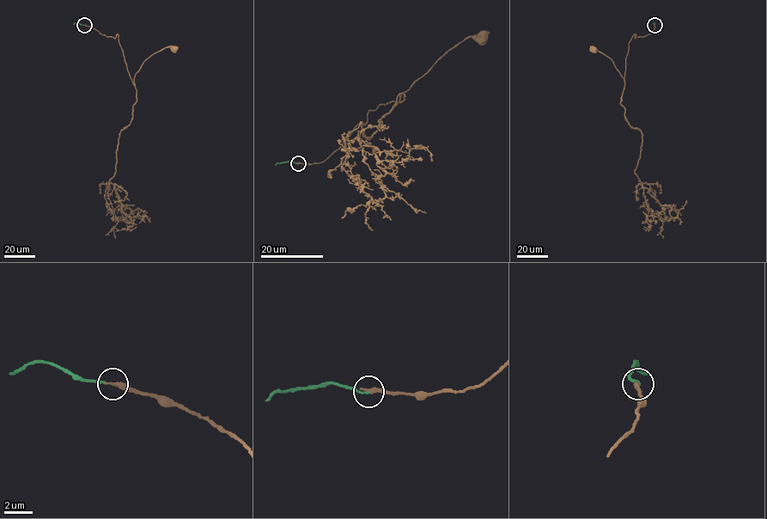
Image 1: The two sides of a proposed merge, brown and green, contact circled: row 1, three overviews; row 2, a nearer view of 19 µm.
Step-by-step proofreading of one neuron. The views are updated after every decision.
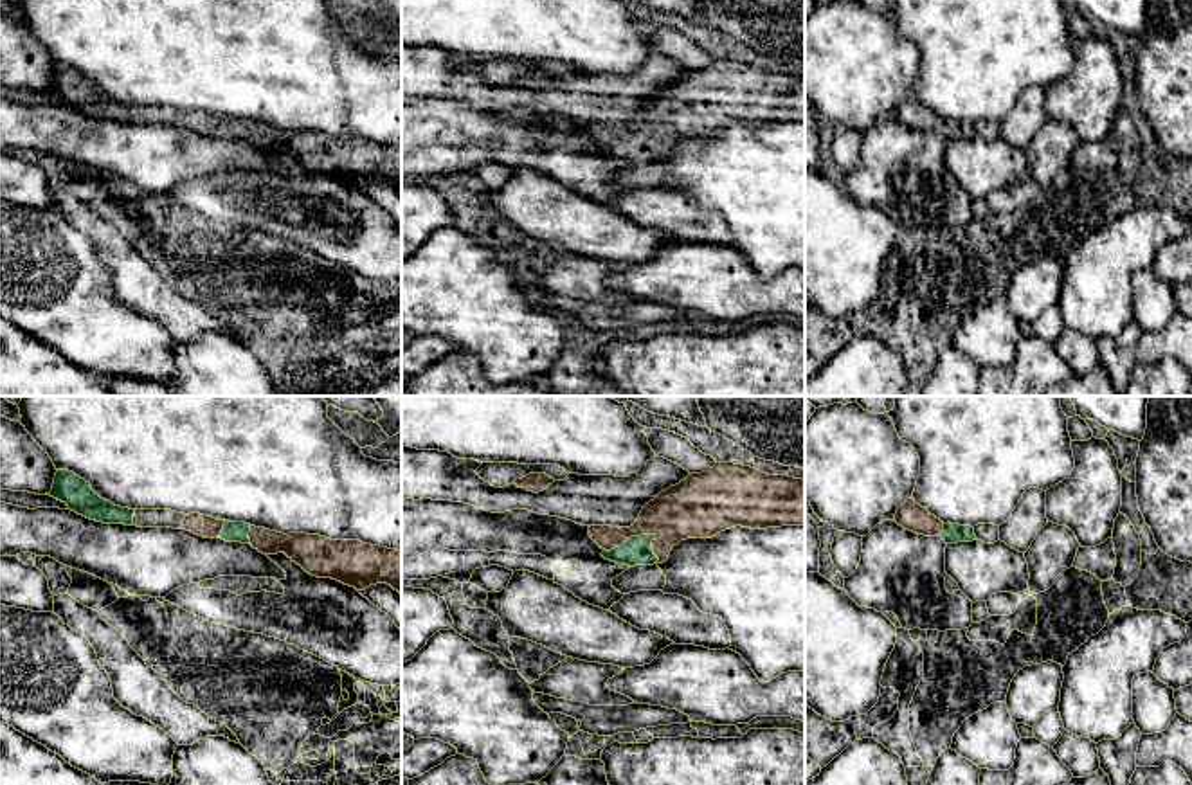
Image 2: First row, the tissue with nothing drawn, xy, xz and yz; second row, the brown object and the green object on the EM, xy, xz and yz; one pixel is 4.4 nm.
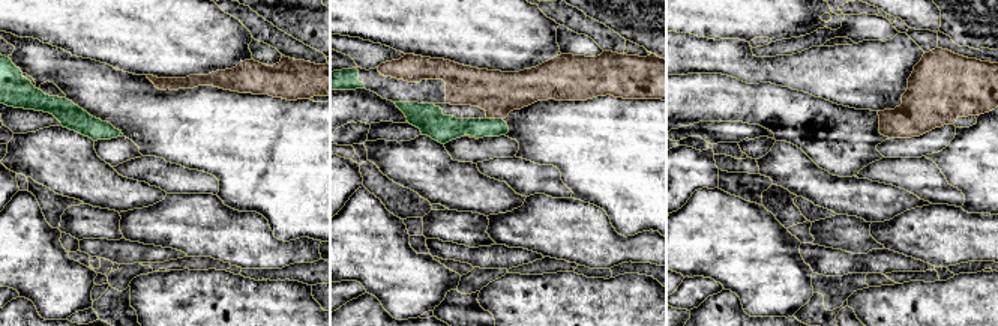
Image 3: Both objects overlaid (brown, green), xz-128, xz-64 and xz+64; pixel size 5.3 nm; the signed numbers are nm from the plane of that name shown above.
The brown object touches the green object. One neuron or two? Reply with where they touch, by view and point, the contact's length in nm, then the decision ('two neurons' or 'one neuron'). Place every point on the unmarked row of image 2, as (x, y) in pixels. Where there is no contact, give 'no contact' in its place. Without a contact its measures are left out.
xz (641, 130) | 260 nm | one neuron

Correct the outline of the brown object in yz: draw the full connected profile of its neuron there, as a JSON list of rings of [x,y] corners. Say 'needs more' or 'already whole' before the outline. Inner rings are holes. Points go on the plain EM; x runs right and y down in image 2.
needs more | [[[908,95],[895,110],[893,115],[904,126],[924,133],[942,133],[945,140],[972,139],[976,137],[974,124],[960,121],[944,121],[931,112],[926,104]]]

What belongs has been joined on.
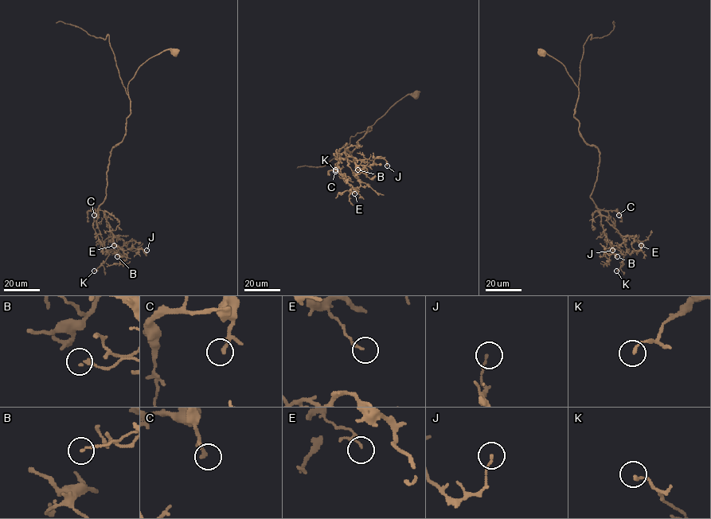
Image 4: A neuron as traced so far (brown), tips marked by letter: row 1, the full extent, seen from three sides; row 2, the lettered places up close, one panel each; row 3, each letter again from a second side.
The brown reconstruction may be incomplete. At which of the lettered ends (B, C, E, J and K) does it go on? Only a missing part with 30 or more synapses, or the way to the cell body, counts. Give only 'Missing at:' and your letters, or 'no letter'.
Missing at: no letter

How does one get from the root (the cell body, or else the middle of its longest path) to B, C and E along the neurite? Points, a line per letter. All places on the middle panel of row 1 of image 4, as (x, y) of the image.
B: (415, 93), (397, 101), (369, 131), (369, 126), (352, 152), (346, 142), (339, 150), (365, 166), (357, 169)
C: (415, 93), (397, 101), (369, 131), (369, 126), (352, 152), (346, 142), (339, 151), (335, 171)
E: (415, 93), (369, 126), (352, 152), (346, 142), (339, 150), (360, 183), (354, 193)

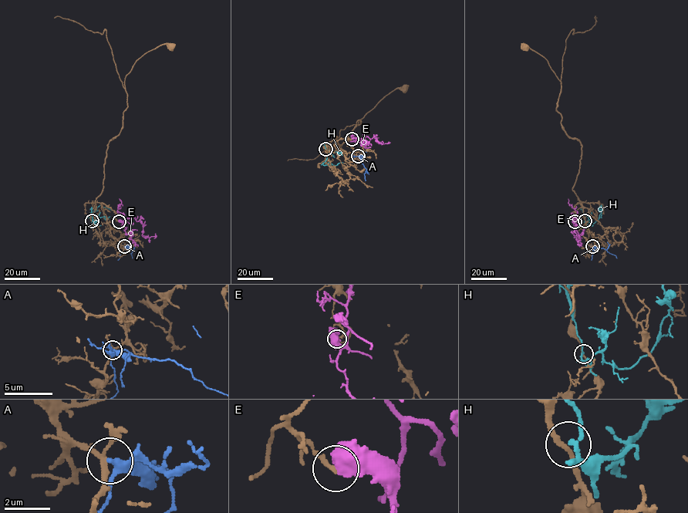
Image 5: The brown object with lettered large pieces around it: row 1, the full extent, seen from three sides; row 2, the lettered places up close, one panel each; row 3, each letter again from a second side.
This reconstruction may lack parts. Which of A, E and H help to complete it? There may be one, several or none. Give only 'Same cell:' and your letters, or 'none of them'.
Same cell: none of them

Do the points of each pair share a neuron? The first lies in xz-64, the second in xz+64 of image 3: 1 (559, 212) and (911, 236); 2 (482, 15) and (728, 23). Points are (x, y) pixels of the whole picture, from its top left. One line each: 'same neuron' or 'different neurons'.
1: same neuron
2: same neuron

